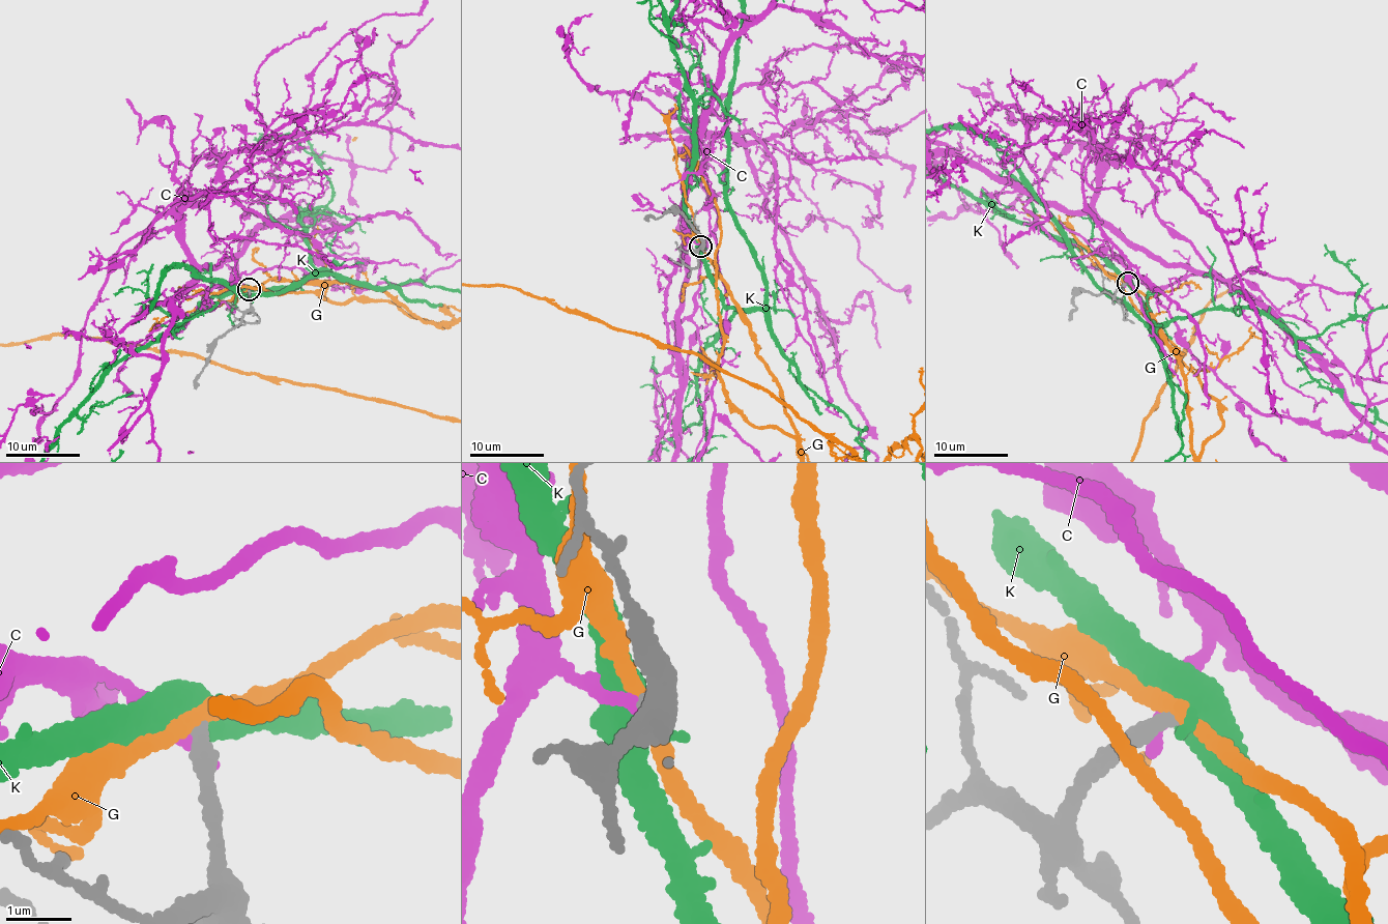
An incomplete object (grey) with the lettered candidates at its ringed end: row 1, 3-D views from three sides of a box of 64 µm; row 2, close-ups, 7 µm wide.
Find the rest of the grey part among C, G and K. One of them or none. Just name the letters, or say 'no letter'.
no letter

